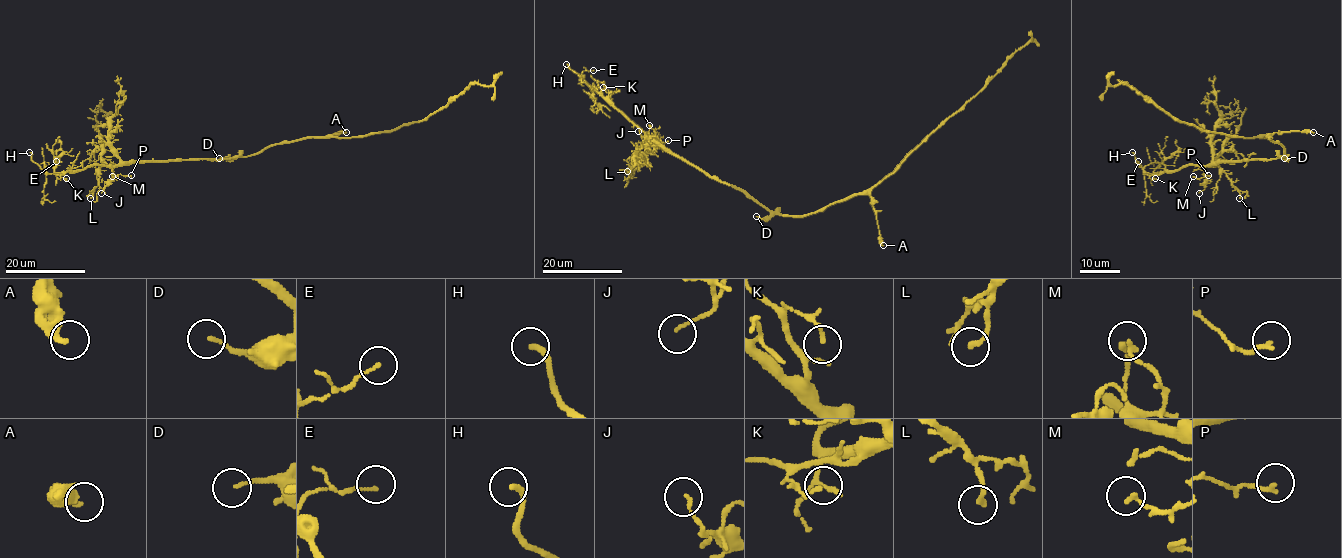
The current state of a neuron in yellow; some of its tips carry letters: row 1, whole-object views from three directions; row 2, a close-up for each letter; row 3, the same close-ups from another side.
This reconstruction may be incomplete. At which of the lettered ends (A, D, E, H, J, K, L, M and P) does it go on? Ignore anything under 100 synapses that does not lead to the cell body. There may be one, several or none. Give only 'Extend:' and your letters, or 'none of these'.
Extend: H

